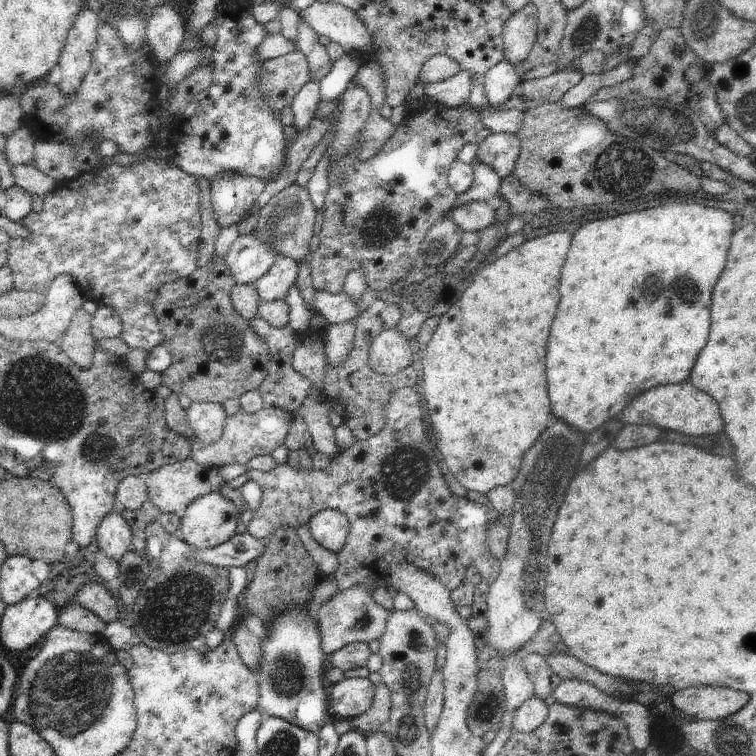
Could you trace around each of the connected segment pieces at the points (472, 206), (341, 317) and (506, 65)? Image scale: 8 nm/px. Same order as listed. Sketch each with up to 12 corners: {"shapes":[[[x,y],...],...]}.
{"shapes":[[[472,201],[448,213],[464,232],[494,222],[492,201]],[[318,290],[314,309],[330,325],[355,320],[360,312],[344,290]],[[503,58],[482,78],[492,107],[512,98],[521,81]]]}

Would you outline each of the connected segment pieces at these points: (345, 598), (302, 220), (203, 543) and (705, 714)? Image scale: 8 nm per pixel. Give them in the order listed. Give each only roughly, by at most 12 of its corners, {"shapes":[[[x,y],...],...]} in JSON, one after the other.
{"shapes":[[[364,584],[315,607],[326,658],[382,638],[390,611]],[[292,183],[259,210],[251,233],[278,259],[311,256],[316,212]],[[214,491],[192,501],[176,531],[194,549],[224,545],[241,514]],[[696,686],[672,695],[675,710],[717,721],[742,710],[750,694]]]}

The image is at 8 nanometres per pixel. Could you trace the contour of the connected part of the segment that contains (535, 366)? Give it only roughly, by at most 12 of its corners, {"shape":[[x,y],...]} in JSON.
{"shape":[[573,232],[485,262],[420,358],[435,449],[510,486],[552,417]]}

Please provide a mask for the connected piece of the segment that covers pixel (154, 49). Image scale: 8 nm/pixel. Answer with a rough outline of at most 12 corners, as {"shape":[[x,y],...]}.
{"shape":[[178,6],[152,10],[146,34],[152,56],[166,64],[180,51],[184,18]]}

